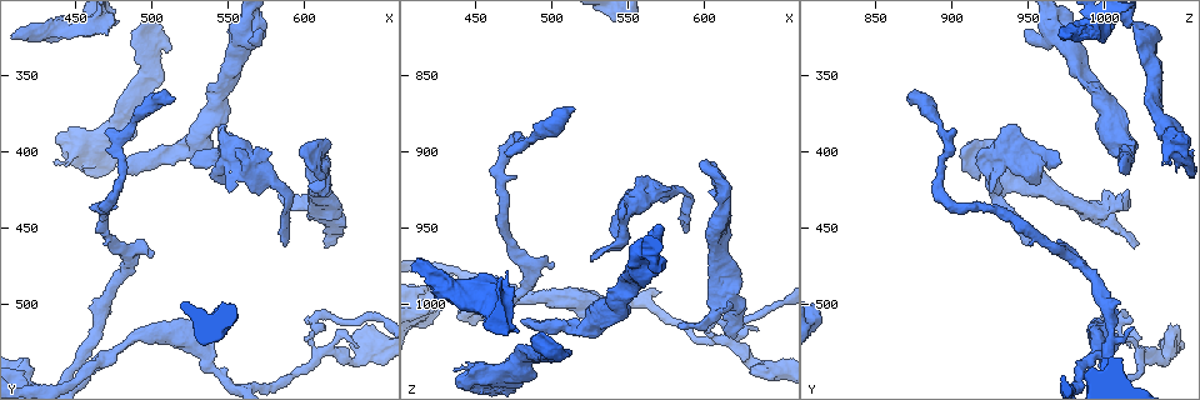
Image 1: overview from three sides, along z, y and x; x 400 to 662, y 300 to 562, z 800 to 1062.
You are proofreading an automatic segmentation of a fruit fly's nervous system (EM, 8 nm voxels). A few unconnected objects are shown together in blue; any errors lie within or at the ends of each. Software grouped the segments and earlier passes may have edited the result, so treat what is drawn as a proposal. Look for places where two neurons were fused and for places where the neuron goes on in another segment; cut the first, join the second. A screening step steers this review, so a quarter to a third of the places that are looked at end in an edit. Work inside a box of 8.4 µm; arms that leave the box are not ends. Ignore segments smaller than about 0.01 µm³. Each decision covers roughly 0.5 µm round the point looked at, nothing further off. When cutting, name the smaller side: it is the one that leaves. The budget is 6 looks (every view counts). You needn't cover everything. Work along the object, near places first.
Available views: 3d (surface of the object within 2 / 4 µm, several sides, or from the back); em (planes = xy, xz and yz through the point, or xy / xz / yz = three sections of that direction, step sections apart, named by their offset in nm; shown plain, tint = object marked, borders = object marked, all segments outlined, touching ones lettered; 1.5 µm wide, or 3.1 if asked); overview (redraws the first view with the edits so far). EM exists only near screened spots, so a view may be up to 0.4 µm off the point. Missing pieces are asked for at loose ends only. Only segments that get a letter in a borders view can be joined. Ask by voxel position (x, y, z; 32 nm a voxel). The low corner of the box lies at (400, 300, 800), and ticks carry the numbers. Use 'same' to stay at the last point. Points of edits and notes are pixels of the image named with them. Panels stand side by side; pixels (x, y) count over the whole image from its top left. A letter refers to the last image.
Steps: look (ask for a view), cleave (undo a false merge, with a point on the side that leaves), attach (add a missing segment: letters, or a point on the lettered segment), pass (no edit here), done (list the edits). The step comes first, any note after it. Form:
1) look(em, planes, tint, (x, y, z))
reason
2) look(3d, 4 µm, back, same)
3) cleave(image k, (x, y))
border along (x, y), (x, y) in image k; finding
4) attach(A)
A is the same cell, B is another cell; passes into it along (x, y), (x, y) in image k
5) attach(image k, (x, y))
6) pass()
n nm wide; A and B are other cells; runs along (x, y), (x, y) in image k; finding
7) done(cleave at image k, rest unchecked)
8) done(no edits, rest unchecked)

look(3d, 4 µm, back, (436, 408, 1042))
thin end

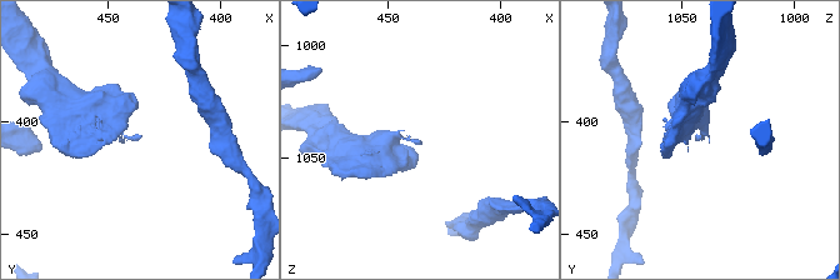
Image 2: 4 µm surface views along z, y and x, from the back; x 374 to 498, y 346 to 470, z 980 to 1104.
look(em, planes, plain, (435, 407, 1044))
shape alone is not enough

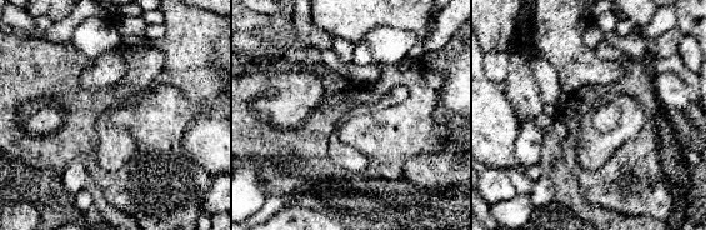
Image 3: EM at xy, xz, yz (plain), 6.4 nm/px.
look(em, planes, borders, same)

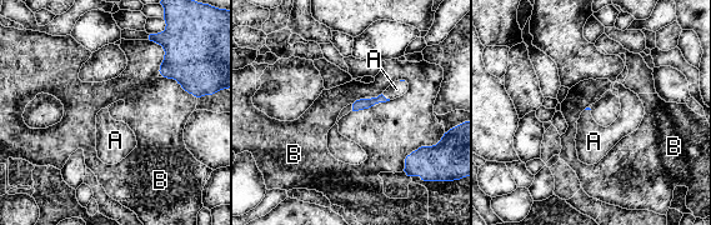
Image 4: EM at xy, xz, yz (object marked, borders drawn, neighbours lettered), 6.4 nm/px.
attach(A)
A is the same cell, B is another cell; passes into it along (361, 104), (385, 98), (396, 89) in image 4; it goes on there

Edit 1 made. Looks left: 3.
look(3d, 2 µm, (478, 412, 1010))
branch stops here

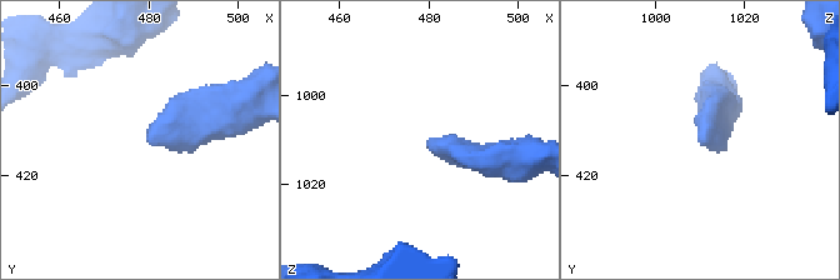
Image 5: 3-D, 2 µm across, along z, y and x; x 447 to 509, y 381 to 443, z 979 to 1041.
look(em, planes, borders, (480, 413, 1010))
now the EM

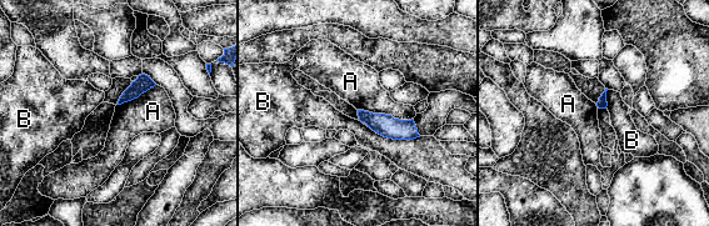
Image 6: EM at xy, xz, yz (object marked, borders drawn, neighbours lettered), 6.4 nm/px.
pass()
B touches over 360 nm; A and B are other cells; runs along (360, 112), (414, 134) in image 6; none of them fits

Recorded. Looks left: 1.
done(attach at image 4, rest unchecked)

